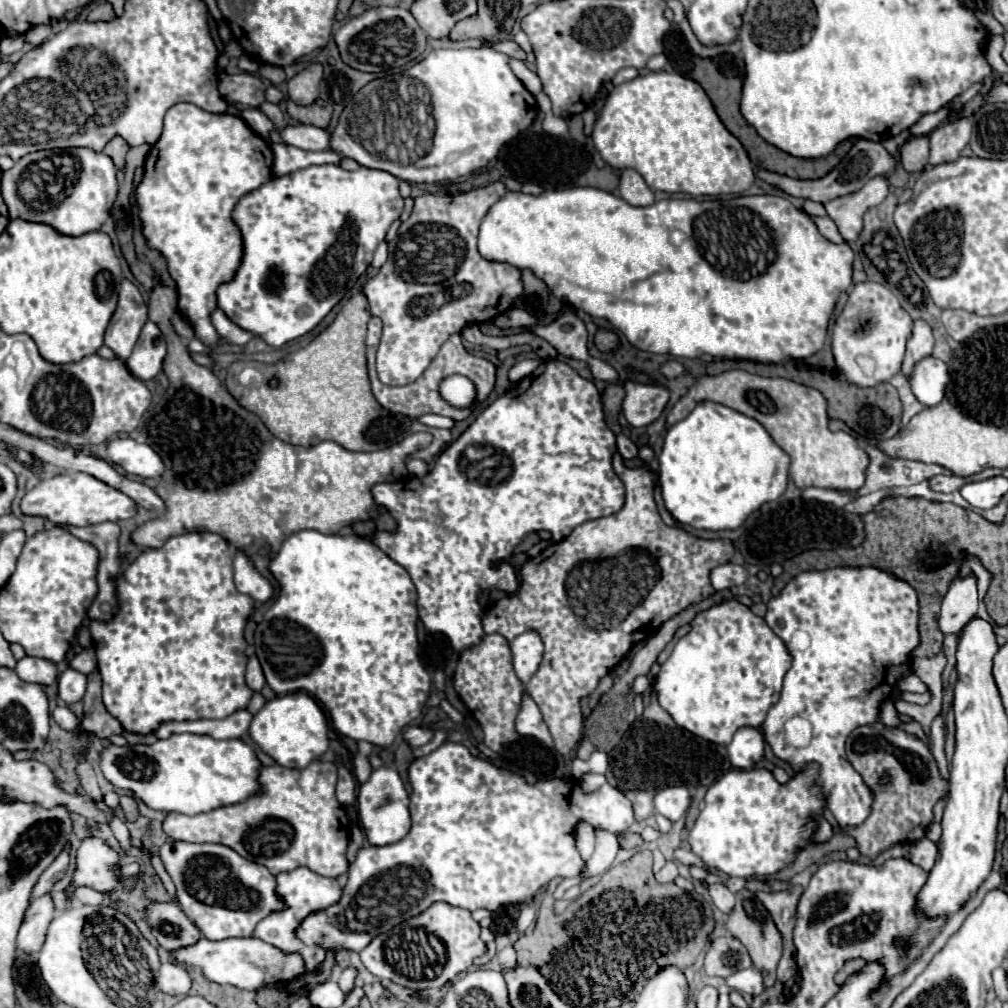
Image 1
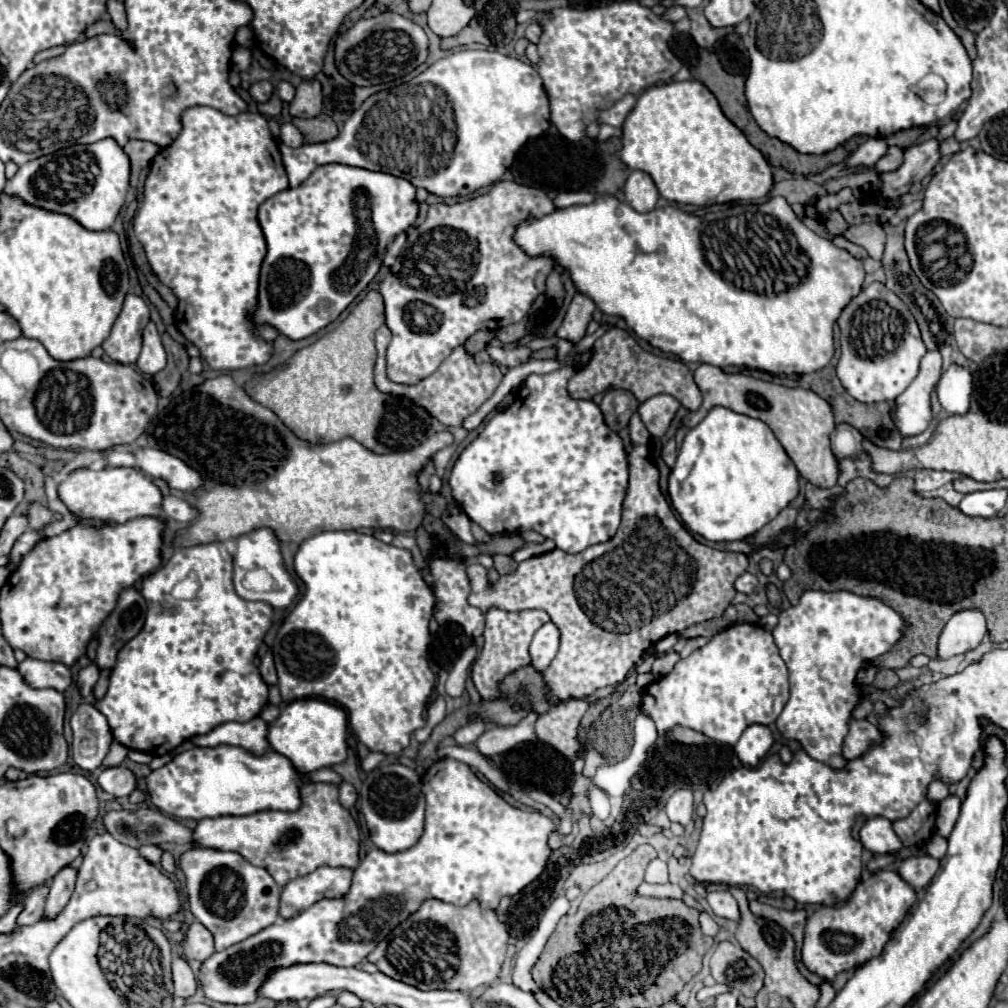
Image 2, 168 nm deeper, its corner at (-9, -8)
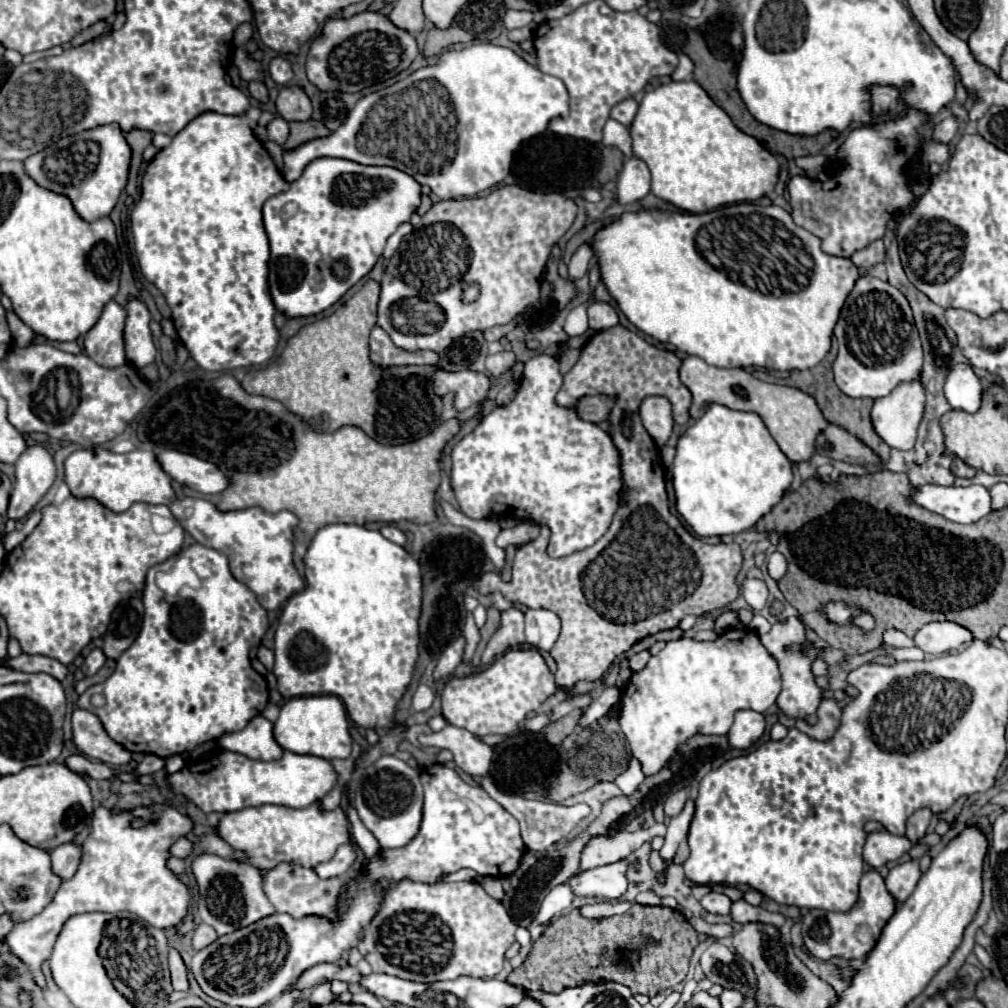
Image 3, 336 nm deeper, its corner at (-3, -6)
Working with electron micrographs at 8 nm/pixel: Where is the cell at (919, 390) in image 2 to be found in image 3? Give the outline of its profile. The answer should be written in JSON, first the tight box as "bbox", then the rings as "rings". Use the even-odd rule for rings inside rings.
{"bbox":[872,376,926,450],"rings":[[[918,376],[916,380],[910,382],[902,382],[898,384],[886,398],[878,398],[872,406],[872,424],[874,430],[878,432],[878,436],[882,436],[882,440],[890,446],[890,448],[898,448],[898,450],[910,450],[916,442],[916,432],[918,426],[924,418],[924,406],[926,406],[926,390],[922,384],[922,378]]]}

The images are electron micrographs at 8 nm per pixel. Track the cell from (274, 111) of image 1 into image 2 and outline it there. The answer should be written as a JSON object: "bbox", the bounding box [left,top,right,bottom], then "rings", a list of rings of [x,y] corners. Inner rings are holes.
{"bbox":[258,94,282,116],"rings":[[[272,94],[272,98],[264,104],[258,104],[258,110],[264,114],[264,116],[278,116],[280,110],[282,110],[282,102],[276,94]]]}

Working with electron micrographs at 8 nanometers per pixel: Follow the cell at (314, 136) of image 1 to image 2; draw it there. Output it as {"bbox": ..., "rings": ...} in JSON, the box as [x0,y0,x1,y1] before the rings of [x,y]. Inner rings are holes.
{"bbox":[278,124,304,148],"rings":[[[282,124],[282,128],[280,128],[280,136],[278,136],[278,142],[286,144],[286,146],[292,146],[292,148],[298,148],[298,146],[304,144],[300,130],[298,130],[296,126],[292,126],[292,124]]]}

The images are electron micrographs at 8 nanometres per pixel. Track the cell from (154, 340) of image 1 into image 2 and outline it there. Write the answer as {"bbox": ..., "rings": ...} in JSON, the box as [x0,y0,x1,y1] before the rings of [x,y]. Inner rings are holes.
{"bbox":[136,322,166,374],"rings":[[[148,322],[142,332],[142,352],[136,360],[136,366],[144,374],[156,374],[166,366],[166,352],[154,322]]]}

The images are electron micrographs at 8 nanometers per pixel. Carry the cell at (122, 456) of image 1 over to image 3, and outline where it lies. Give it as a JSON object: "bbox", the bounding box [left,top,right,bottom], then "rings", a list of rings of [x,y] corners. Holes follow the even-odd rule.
{"bbox":[156,450,228,494],"rings":[[[166,450],[156,454],[156,460],[160,462],[162,470],[174,478],[176,482],[202,492],[202,494],[218,494],[228,486],[226,476],[222,476],[222,472],[206,462],[200,460],[192,454],[184,454],[178,450]]]}

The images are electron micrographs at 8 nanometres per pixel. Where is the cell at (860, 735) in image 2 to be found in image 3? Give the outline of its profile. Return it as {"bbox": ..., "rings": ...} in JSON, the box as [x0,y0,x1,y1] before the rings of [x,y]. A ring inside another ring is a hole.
{"bbox":[796,698,842,742],"rings":[[[826,698],[818,706],[818,722],[814,726],[808,726],[804,720],[796,720],[796,728],[800,732],[808,734],[810,738],[826,742],[836,734],[836,730],[840,728],[840,722],[842,722],[840,704],[834,698]]]}

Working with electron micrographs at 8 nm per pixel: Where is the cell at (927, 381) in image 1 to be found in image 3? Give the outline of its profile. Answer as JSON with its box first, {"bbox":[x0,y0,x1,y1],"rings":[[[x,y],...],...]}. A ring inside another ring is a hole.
{"bbox":[944,364,982,412],"rings":[[[954,364],[944,382],[944,396],[954,410],[976,412],[980,408],[982,384],[970,364]]]}

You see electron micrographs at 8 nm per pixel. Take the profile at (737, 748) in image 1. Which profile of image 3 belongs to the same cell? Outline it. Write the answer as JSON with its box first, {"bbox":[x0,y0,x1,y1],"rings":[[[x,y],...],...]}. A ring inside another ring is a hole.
{"bbox":[728,710,764,750],"rings":[[[742,710],[736,714],[736,720],[728,732],[728,740],[732,748],[748,750],[752,748],[764,734],[764,716],[754,710]]]}

